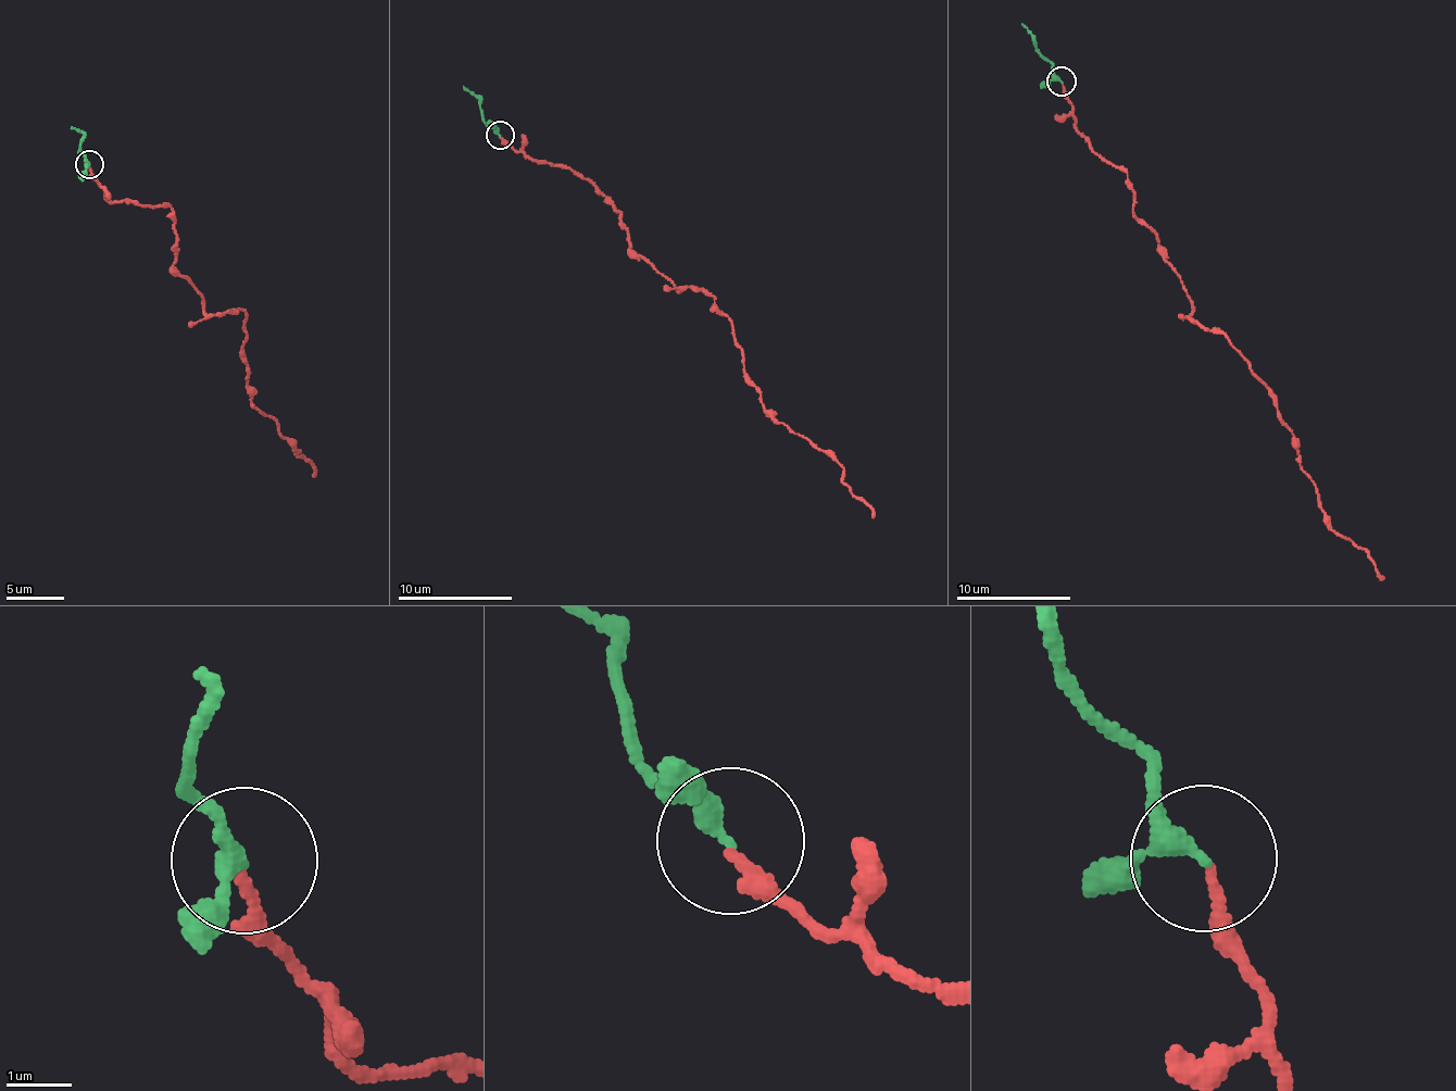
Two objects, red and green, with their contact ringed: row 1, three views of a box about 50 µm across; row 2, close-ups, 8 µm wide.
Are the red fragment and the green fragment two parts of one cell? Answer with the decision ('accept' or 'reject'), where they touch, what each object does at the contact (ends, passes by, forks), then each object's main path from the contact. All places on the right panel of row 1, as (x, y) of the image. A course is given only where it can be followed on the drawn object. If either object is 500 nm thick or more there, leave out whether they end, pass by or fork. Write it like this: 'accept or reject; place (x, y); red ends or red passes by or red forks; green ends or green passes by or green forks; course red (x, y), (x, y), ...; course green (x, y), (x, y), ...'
accept; place (1061, 80); red ends; green passes by; course red (1064, 83), (1093, 151), (1128, 179), (1131, 212), (1182, 281), (1189, 315), (1269, 390), (1327, 522), (1384, 578); course green (1061, 80), (1021, 23)

